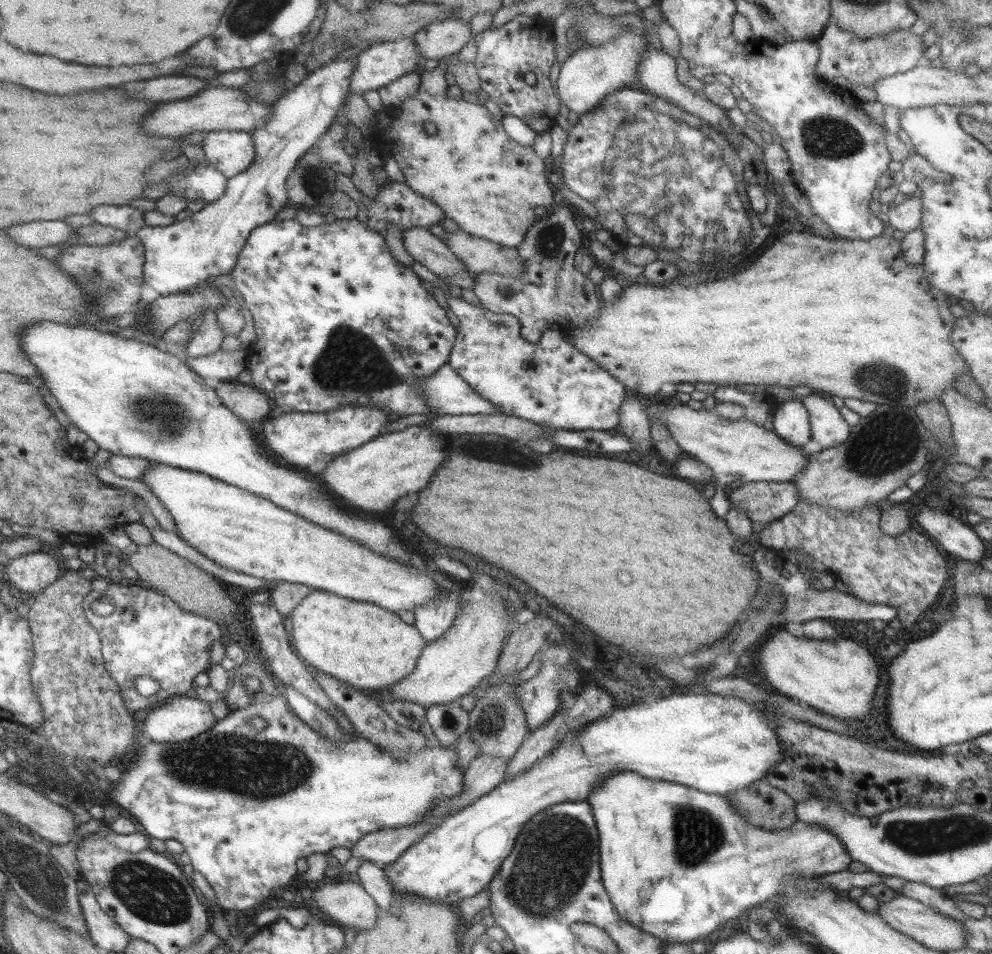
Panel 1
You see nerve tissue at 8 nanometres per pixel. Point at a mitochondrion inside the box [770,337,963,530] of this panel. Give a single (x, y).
(889, 443)

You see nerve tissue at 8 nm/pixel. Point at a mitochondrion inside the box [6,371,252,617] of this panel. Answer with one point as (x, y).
(169, 418)

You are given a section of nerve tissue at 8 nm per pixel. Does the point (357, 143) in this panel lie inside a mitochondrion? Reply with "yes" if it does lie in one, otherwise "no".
no

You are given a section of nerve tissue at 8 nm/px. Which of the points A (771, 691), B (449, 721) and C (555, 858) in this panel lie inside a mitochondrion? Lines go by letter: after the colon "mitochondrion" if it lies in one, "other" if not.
A: other
B: mitochondrion
C: mitochondrion

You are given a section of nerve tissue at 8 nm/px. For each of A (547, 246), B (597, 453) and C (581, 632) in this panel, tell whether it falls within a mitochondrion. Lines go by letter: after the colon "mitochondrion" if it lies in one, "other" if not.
A: mitochondrion
B: other
C: mitochondrion

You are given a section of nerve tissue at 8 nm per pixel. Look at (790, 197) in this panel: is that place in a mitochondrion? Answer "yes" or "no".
no

